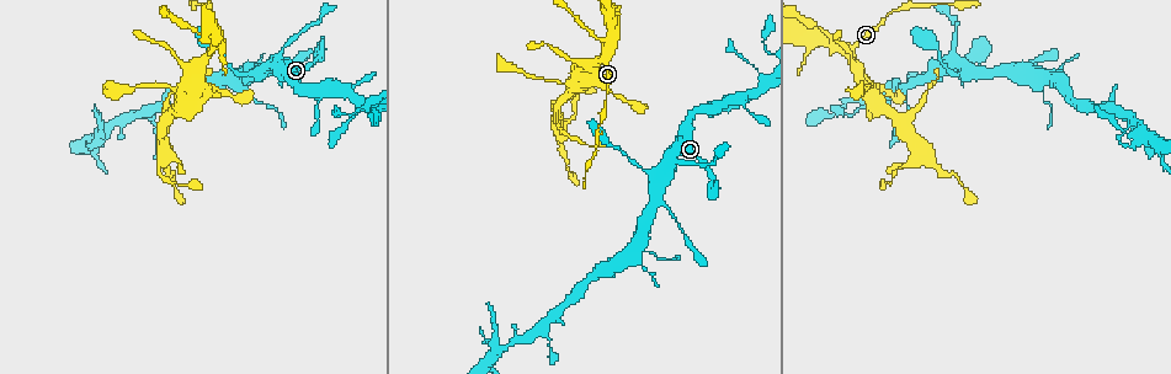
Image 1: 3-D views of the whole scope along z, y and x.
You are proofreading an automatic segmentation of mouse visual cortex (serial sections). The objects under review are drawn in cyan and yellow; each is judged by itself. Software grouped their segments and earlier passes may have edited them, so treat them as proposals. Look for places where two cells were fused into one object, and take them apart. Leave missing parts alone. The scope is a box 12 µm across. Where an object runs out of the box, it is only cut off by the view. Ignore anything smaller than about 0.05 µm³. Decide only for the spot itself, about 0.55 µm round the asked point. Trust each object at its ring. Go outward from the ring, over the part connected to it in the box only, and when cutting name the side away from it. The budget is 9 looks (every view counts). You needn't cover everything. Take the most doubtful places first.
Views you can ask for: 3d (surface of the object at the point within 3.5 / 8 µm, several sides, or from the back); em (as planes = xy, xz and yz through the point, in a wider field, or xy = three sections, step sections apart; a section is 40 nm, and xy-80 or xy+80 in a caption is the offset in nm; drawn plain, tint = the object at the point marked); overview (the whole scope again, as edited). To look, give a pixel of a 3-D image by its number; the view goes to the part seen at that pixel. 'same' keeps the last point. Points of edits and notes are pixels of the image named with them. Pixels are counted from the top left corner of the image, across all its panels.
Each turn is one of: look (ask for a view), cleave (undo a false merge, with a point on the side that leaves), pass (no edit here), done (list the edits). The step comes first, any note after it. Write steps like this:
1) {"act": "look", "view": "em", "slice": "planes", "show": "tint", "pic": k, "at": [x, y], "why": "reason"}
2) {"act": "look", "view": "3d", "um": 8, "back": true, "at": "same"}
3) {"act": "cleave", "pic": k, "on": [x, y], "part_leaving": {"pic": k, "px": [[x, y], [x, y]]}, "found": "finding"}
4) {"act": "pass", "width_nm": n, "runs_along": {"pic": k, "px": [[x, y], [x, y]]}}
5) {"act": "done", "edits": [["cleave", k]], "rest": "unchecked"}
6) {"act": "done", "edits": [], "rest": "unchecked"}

{"act": "look", "view": "3d", "um": 3.5, "pic": 1, "at": [608, 43], "why": "three-way junction"}

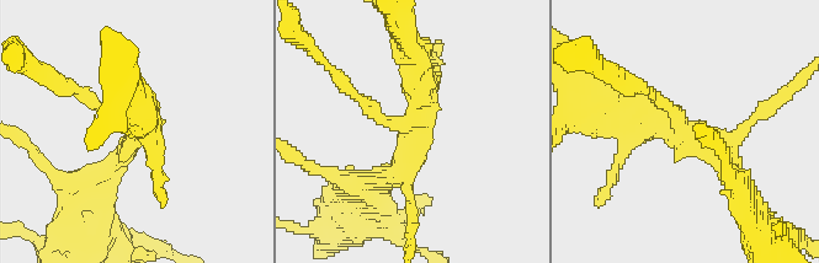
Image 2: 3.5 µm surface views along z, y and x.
{"act": "look", "view": "em", "slice": "planes", "show": "tint", "pic": 2, "at": [683, 129], "why": "need the tissue"}

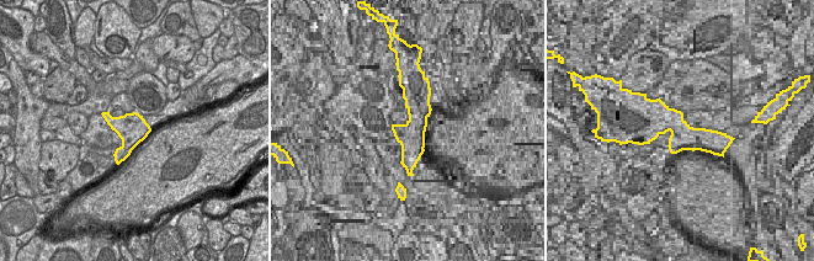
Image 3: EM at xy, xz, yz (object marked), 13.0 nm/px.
{"act": "look", "view": "em", "slice": "xy", "step": 1, "show": "tint", "at": "same"}

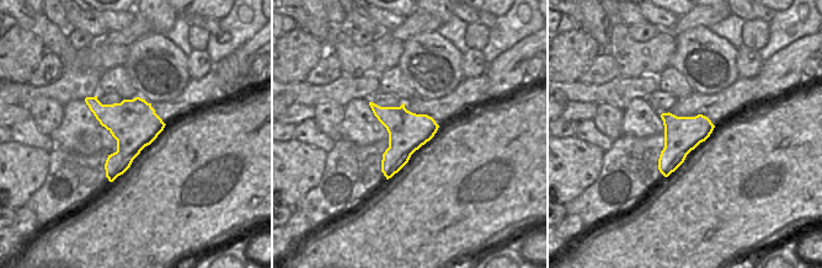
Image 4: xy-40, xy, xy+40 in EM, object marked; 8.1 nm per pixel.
{"act": "pass", "arms": 3, "runs_along": {"pic": 2, "px": [[754, 117], [716, 144], [611, 106]]}, "found": "one cell here"}

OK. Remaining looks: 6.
{"act": "look", "view": "3d", "um": 3.5, "pic": 1, "at": [554, 130], "why": "three-way junction"}

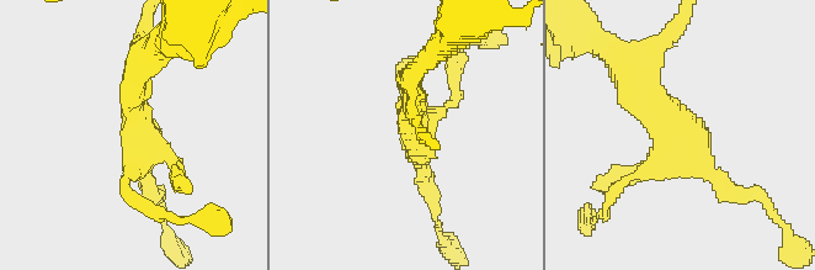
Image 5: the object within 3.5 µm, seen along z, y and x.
{"act": "pass", "runs_along": {"pic": 5, "px": [[622, 63], [729, 191]]}, "found": "continuous, no second cell"}

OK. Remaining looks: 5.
{"act": "look", "view": "3d", "um": 3.5, "pic": 1, "at": [968, 66], "why": "abrupt turn"}

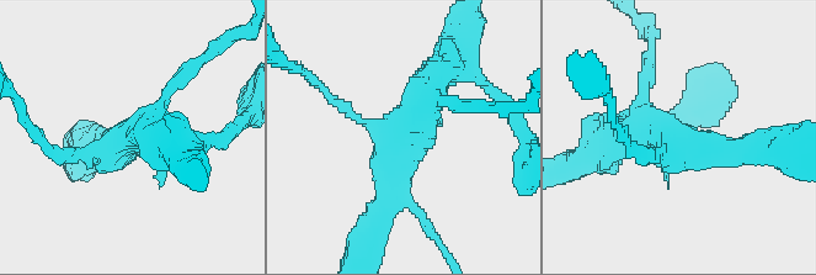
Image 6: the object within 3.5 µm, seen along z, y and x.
{"act": "look", "view": "em", "slice": "xy", "step": 2, "show": "tint", "pic": 6, "at": [680, 141]}

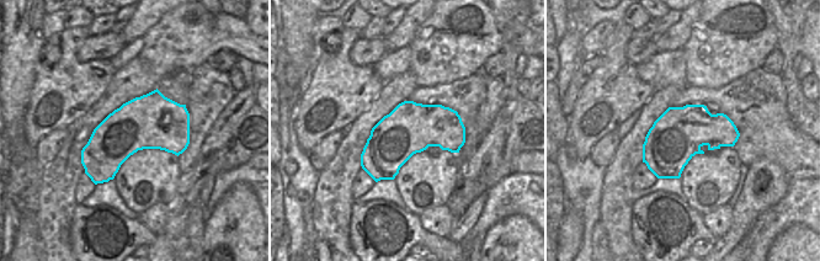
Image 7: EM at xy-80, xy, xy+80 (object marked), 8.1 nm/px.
{"act": "pass", "runs_along": {"pic": 6, "px": [[441, 75], [388, 151], [380, 211]]}, "found": "all the same cell"}

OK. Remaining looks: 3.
{"act": "look", "view": "3d", "um": 3.5, "pic": 1, "at": [892, 14], "why": "thin neck"}

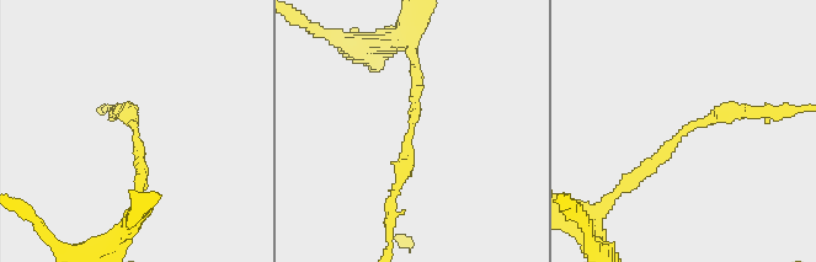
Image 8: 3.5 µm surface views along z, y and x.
{"act": "look", "view": "em", "slice": "xy", "step": 2, "show": "tint", "pic": 8, "at": [132, 131], "arm_widths_nm": [150, 200], "why": "now the EM"}

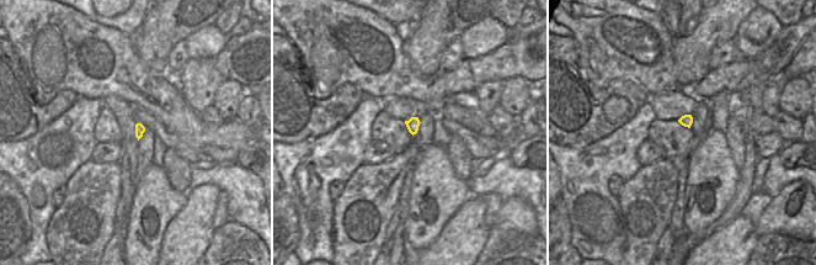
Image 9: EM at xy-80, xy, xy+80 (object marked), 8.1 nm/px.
{"act": "look", "view": "em", "slice": "planes", "show": "tint", "at": "same", "why": "cut it another way"}

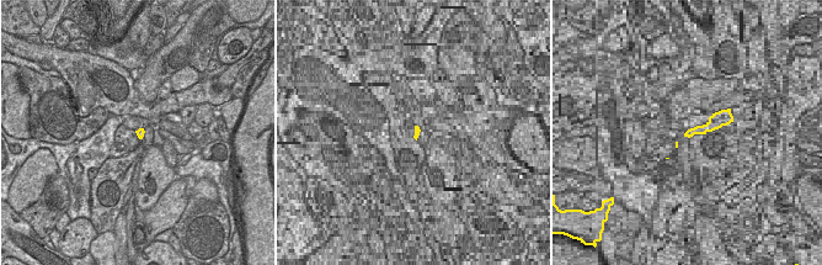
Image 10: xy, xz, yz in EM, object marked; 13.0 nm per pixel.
{"act": "pass", "width_nm": 100, "runs_along": {"pic": 8, "px": [[627, 182], [686, 129], [756, 115]]}, "found": "continuous, no second cell"}

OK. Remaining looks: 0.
{"act": "done", "edits": [], "rest": "unchecked"}

